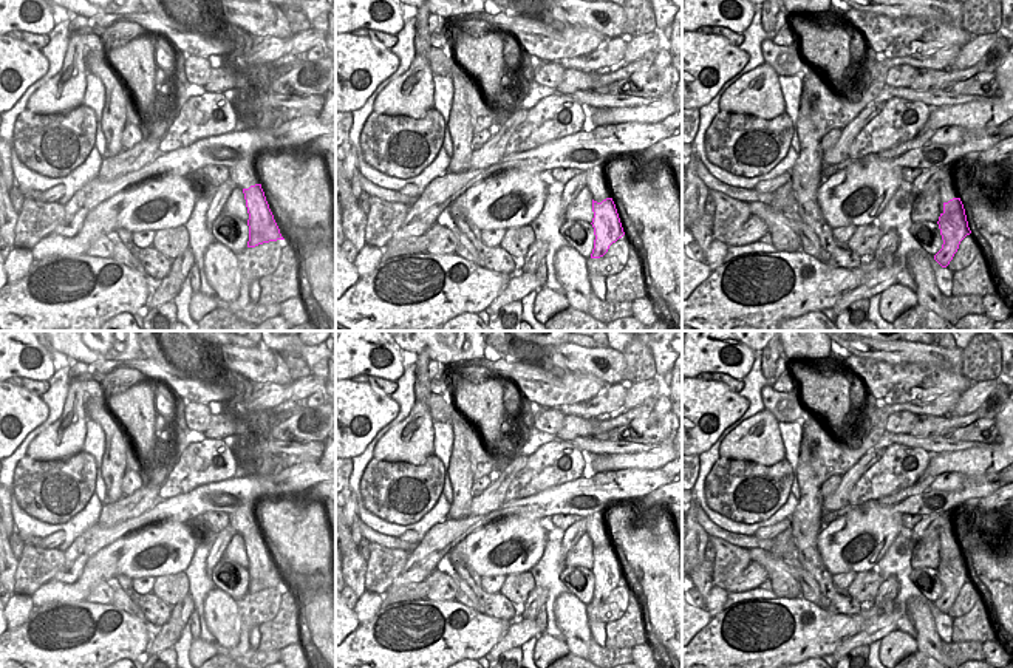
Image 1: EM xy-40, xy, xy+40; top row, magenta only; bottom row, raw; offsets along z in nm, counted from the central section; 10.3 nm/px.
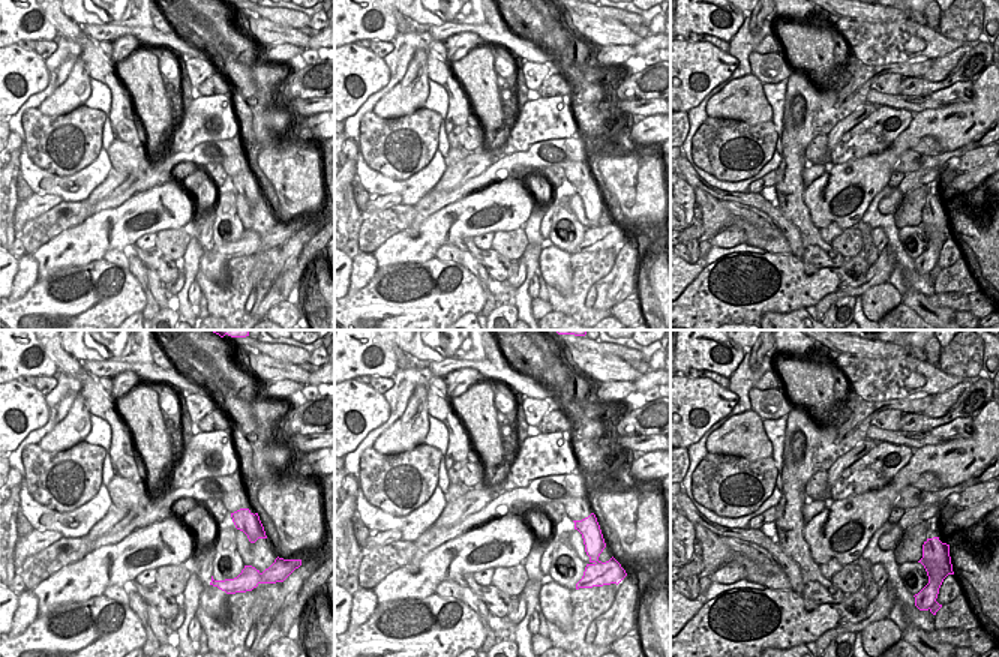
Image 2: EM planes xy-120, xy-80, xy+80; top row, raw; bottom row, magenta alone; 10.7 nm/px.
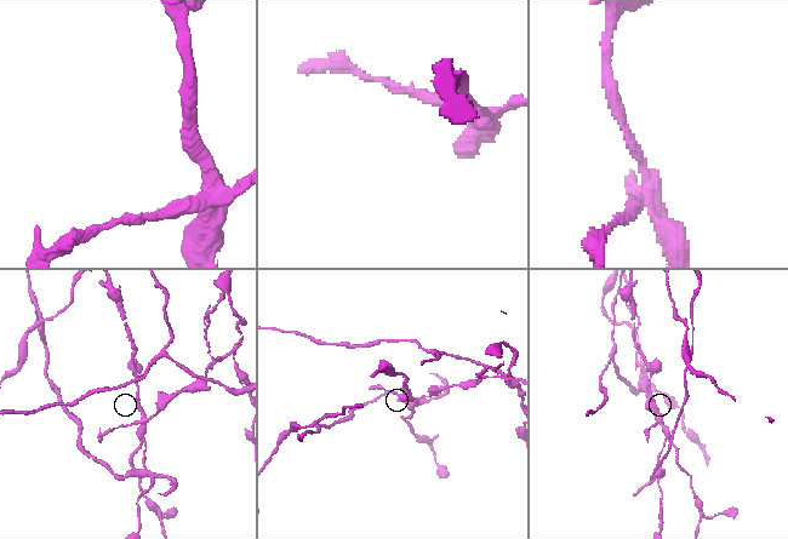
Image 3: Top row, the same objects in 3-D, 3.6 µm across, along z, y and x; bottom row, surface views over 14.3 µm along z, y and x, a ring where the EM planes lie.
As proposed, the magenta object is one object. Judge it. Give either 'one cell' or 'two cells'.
two cells

